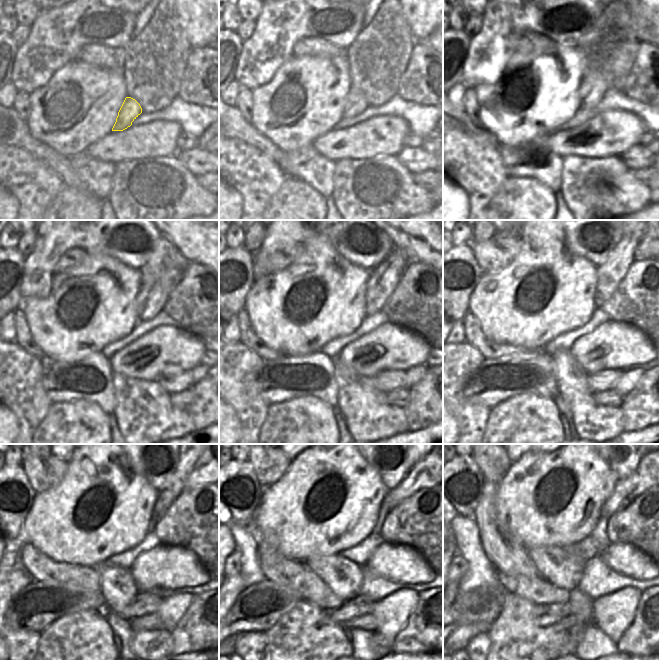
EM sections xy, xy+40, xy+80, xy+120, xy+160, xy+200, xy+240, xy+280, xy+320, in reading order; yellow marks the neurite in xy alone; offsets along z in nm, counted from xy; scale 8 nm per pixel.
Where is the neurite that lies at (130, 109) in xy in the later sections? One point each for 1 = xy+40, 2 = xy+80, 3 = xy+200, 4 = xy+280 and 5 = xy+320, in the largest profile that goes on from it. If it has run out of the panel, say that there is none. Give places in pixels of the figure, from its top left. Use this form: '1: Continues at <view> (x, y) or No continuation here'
1: Continues at xy+40 (355, 104)
2: Continues at xy+80 (592, 88)
3: Continues at xy+200 (623, 242)
4: Continues at xy+280 (398, 464)
5: Continues at xy+320 (623, 464)

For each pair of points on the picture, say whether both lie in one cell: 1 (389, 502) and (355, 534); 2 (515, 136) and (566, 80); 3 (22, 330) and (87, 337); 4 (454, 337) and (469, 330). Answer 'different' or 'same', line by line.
1: different
2: same
3: different
4: different

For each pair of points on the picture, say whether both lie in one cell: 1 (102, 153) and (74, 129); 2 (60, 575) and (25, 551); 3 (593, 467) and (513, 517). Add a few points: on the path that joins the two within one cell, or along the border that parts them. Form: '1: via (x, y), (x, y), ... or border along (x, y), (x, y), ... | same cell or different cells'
1: border along (111, 130), (93, 142), (83, 152) | different cells
2: via (51, 570), (43, 569), (34, 560) | same cell
3: via (577, 490), (572, 501), (559, 514), (536, 517) | same cell

